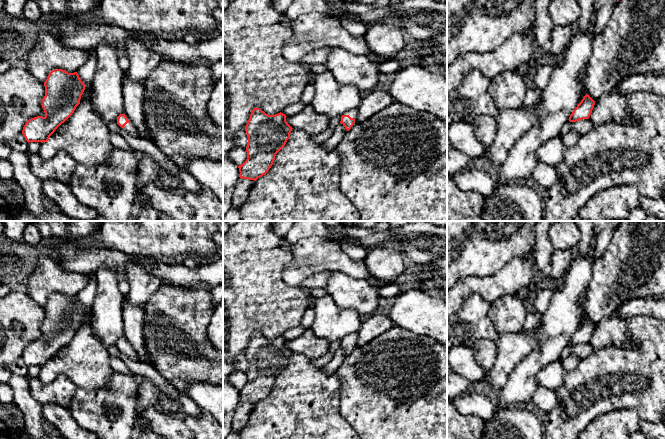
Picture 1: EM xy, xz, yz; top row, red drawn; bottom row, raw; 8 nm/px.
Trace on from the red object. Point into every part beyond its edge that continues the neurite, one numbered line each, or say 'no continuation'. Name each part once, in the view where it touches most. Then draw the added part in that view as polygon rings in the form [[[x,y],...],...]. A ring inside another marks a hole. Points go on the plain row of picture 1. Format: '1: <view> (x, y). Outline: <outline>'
1: xz (353, 337). Outline: [[[358,331],[345,336],[343,339],[349,339],[351,342],[354,342],[356,347],[357,339],[358,339]]]

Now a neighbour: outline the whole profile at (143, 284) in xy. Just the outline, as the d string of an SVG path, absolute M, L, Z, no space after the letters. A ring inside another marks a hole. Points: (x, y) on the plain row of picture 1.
M141 256L129 263L125 277L129 283L130 290L124 298L131 305L144 307L161 286L162 281L151 274L144 264L145 261L148 261L151 265L154 265L158 259L152 256Z

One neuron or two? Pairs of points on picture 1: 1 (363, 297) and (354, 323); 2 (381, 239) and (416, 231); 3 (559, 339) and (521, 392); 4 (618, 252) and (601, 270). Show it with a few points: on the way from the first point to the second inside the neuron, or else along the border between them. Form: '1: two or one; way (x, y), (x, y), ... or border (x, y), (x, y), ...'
1: two; border (335, 303), (343, 308), (352, 308), (359, 316)
2: one; way (390, 237), (407, 237)
3: one; way (546, 352), (525, 373), (523, 379)
4: one; way (615, 256), (605, 266)

